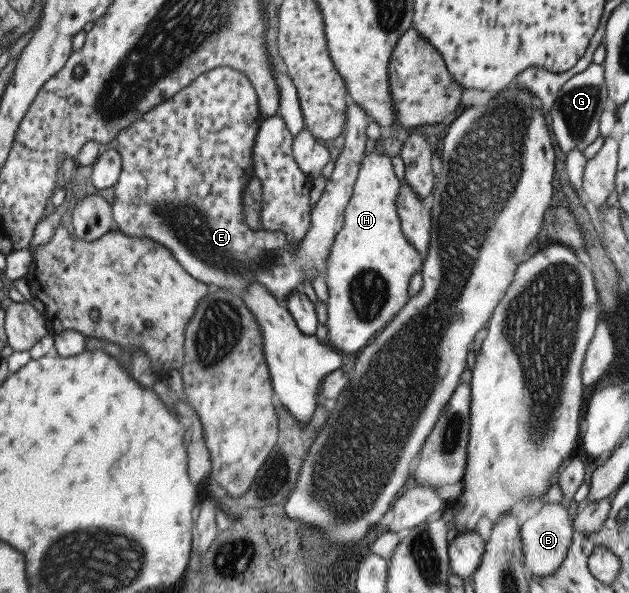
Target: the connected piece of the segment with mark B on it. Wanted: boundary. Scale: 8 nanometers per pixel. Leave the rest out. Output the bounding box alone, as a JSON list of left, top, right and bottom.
[520,500,573,576]

